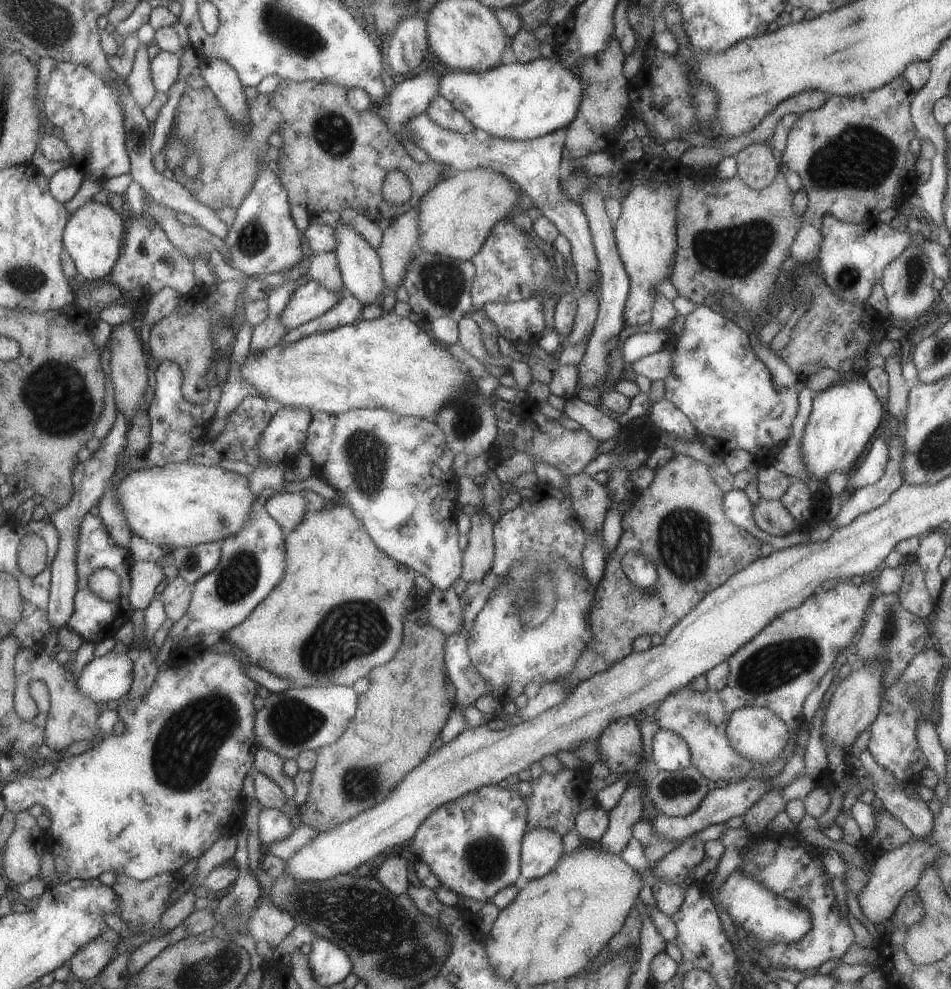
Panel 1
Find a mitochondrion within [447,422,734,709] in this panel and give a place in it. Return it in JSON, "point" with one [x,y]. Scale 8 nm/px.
{"point":[684,537]}

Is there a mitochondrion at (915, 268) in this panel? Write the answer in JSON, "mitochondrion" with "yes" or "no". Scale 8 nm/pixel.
{"mitochondrion":"yes"}

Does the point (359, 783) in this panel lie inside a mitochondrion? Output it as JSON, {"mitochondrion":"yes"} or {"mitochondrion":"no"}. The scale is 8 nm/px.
{"mitochondrion":"yes"}

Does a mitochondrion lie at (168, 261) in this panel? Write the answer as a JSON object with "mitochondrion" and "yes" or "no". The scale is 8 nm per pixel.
{"mitochondrion":"yes"}

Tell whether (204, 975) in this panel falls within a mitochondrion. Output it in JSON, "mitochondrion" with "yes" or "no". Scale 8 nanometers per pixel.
{"mitochondrion":"yes"}

